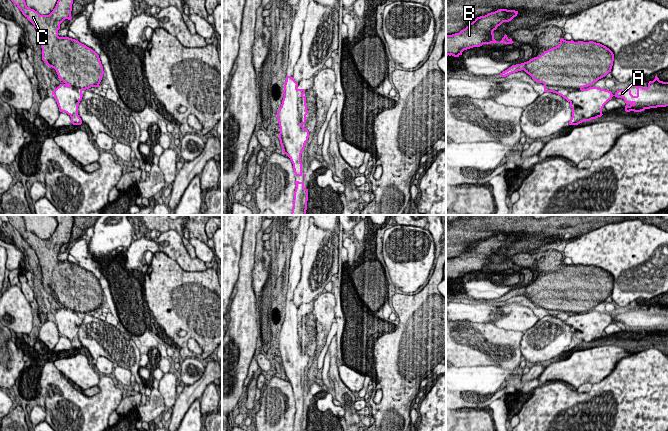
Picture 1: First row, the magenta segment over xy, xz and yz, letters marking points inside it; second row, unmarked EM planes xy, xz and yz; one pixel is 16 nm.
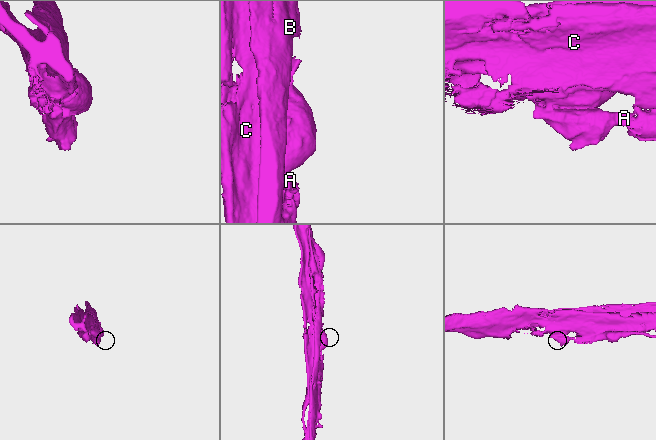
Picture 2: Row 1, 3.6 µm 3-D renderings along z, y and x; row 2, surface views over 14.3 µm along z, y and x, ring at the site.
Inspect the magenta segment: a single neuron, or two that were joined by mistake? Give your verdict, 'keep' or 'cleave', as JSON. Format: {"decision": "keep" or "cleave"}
{"decision": "cleave"}

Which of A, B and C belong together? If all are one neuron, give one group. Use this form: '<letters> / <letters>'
A / B C

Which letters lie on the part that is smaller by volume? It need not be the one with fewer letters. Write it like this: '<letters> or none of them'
A

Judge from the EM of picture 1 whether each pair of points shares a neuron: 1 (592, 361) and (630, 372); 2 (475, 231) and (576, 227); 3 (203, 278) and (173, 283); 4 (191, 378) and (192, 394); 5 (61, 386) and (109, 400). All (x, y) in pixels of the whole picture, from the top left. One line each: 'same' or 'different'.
1: different
2: same
3: same
4: different
5: same

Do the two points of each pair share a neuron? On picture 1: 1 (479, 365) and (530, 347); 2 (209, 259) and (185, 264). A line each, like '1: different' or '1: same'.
1: different
2: different

